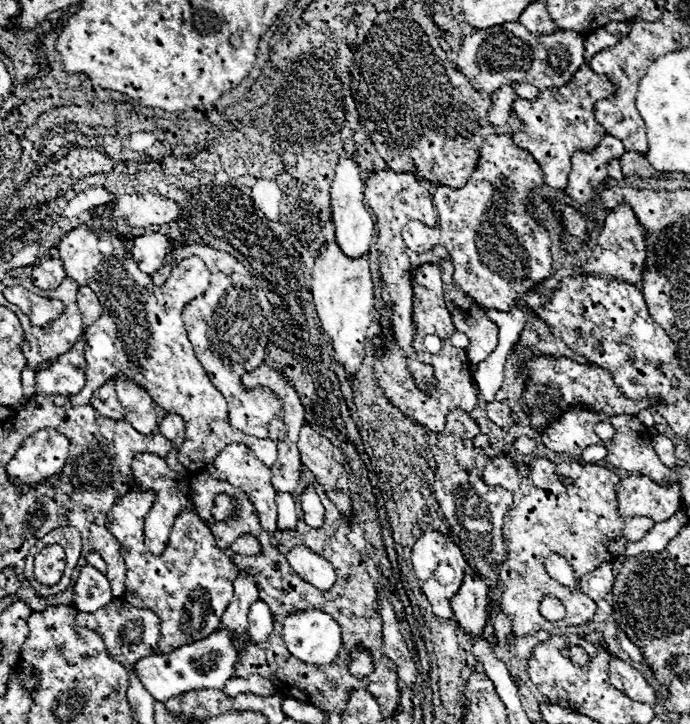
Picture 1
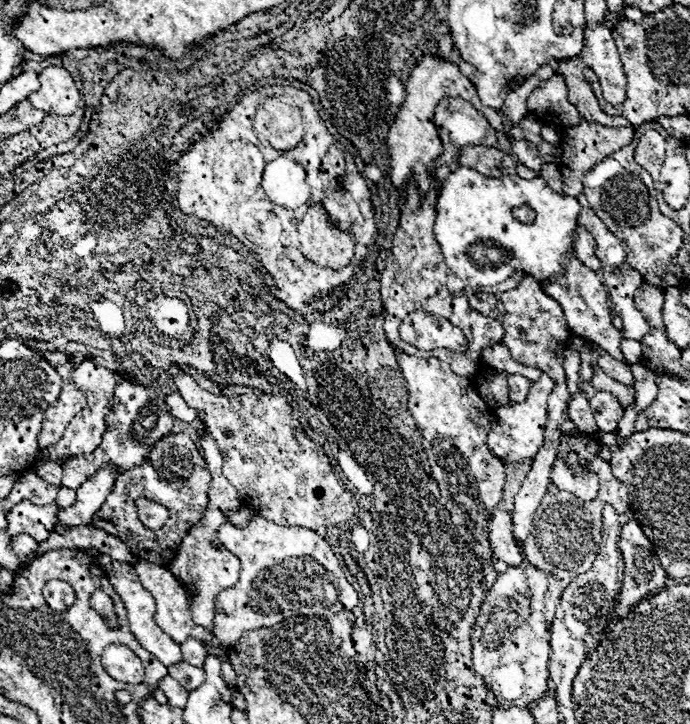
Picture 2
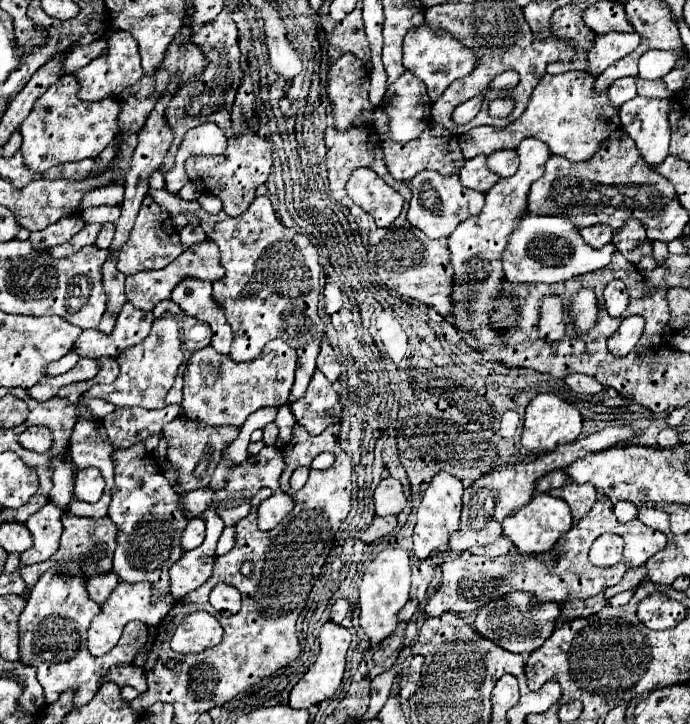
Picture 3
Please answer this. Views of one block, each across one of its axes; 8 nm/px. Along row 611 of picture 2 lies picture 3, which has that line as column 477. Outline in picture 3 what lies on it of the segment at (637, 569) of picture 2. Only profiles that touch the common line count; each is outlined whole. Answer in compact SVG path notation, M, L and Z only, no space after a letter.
M512 592L500 600L490 602L488 606L480 608L474 626L476 626L480 636L488 638L490 642L496 642L504 650L518 652L518 654L530 654L532 650L540 648L544 644L544 640L552 634L554 622L558 616L560 616L558 604L556 606L552 602L536 604L534 600L530 600L528 594Z

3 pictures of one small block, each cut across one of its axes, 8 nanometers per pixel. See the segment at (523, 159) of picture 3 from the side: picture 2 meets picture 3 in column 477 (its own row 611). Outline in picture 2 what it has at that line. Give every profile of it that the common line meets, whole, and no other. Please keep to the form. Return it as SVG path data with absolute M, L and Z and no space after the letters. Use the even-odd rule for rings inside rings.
M256 514L246 528L236 528L226 522L214 538L216 544L222 544L232 554L240 558L242 570L236 586L222 590L216 598L214 614L214 634L222 644L232 646L242 632L270 628L286 618L298 614L298 600L310 604L312 608L322 608L322 616L338 614L342 610L352 610L358 604L358 594L354 586L346 580L340 562L328 542L316 532L300 526L278 526L272 520ZM298 556L308 556L312 566L306 566ZM314 568L314 580L308 580L308 574L302 572ZM298 576L306 576L300 578ZM292 578L292 588L286 588L286 580Z

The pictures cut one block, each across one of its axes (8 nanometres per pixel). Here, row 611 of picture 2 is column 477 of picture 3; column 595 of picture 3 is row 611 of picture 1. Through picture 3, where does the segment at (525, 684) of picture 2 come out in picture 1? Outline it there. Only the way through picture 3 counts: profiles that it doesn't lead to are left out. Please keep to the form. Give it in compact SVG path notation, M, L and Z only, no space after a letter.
M426 530L424 536L414 544L412 548L412 566L414 566L414 574L418 578L418 584L422 588L422 592L426 594L428 602L432 604L432 612L438 616L438 618L454 618L452 614L452 608L450 608L450 598L458 592L460 584L462 584L462 576L464 576L464 570L468 566L462 550L458 548L458 544L454 544L446 534L442 532L432 532L432 530Z

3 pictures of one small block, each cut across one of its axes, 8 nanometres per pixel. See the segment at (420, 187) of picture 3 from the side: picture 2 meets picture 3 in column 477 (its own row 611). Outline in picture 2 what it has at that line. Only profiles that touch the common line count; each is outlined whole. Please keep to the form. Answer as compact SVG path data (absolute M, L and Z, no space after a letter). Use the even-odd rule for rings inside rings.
M204 434L200 444L202 444L202 450L204 450L204 460L206 460L210 476L212 476L212 488L210 488L210 494L208 494L208 508L206 508L200 524L184 538L176 558L170 564L170 572L188 590L190 612L192 612L194 622L198 622L198 626L206 626L206 630L212 632L214 598L220 594L220 590L234 586L234 582L238 582L238 576L240 576L240 560L234 558L234 554L230 554L228 550L222 550L220 546L214 548L212 538L218 532L218 526L222 526L222 522L228 522L224 510L238 510L238 508L244 506L244 502L242 502L242 496L234 490L234 486L222 474L222 462L224 460L222 460L222 454L220 454L214 438L210 434ZM190 582L194 582L194 586L190 586ZM190 592L196 592L196 594L190 594Z

